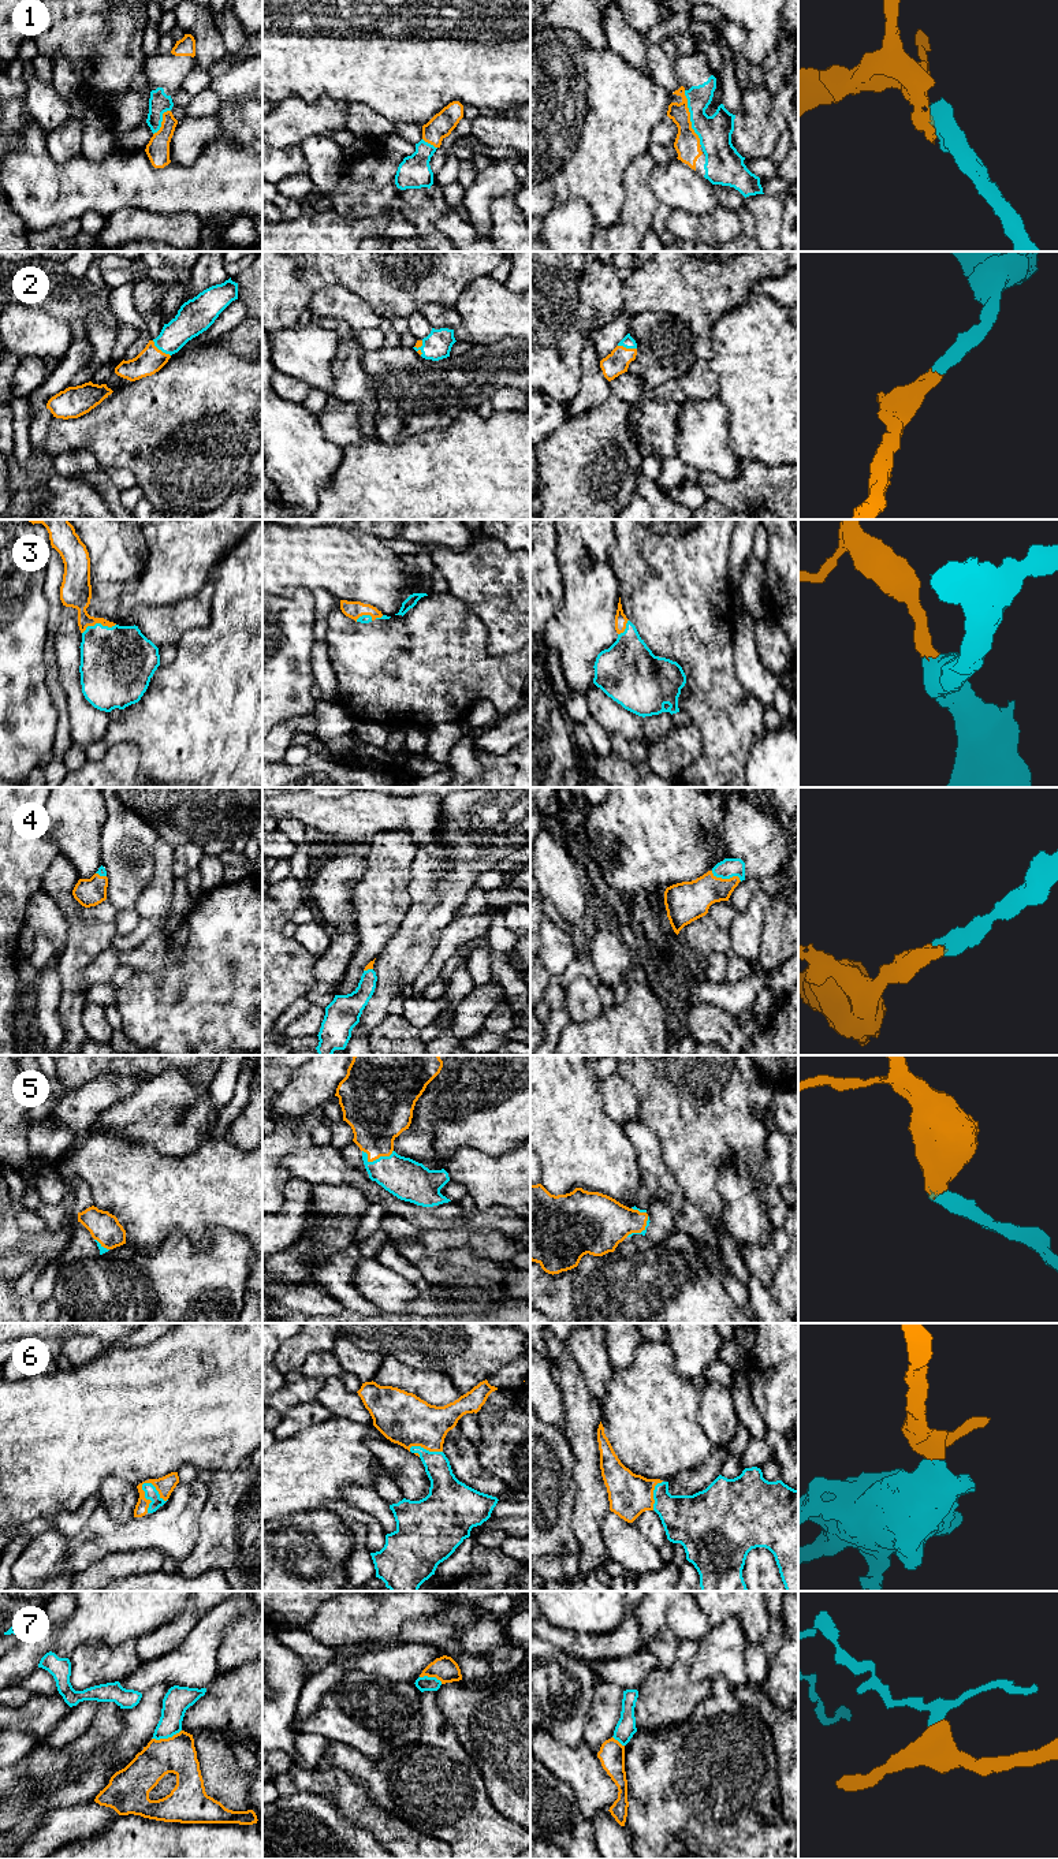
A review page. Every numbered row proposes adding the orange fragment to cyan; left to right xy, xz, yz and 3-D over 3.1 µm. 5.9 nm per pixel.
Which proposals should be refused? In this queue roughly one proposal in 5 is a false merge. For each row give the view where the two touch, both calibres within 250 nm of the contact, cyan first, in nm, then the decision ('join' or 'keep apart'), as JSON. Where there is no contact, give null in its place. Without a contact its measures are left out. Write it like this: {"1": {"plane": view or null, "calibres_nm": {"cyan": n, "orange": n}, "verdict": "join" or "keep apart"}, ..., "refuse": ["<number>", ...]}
{"1": {"plane": "yz", "calibres_nm": {"cyan": 190, "orange": 150}, "verdict": "join"}, "2": {"plane": "xy", "calibres_nm": {"cyan": 190, "orange": 160}, "verdict": "join"}, "3": {"plane": "xy", "calibres_nm": {"cyan": 420, "orange": 190}, "verdict": "join"}, "4": {"plane": "yz", "calibres_nm": {"cyan": 120, "orange": 220}, "verdict": "join"}, "5": {"plane": "xz", "calibres_nm": {"cyan": 240, "orange": 320}, "verdict": "join"}, "6": {"plane": "xy", "calibres_nm": {"cyan": 80, "orange": 110}, "verdict": "join"}, "7": {"plane": "xy", "calibres_nm": {"cyan": 160, "orange": 220}, "verdict": "keep apart"}, "refuse": ["7"]}

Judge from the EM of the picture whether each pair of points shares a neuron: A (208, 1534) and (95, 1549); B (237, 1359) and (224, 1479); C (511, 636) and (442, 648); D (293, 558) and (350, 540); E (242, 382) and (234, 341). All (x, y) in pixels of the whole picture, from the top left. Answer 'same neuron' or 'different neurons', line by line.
A: different neurons
B: different neurons
C: different neurons
D: same neuron
E: different neurons

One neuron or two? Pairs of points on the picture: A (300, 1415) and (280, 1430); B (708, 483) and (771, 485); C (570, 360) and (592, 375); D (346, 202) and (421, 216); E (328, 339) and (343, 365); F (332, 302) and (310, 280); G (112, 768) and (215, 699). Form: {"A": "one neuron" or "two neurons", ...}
{"A": "one neuron", "B": "one neuron", "C": "two neurons", "D": "one neuron", "E": "two neurons", "F": "two neurons", "G": "two neurons"}

